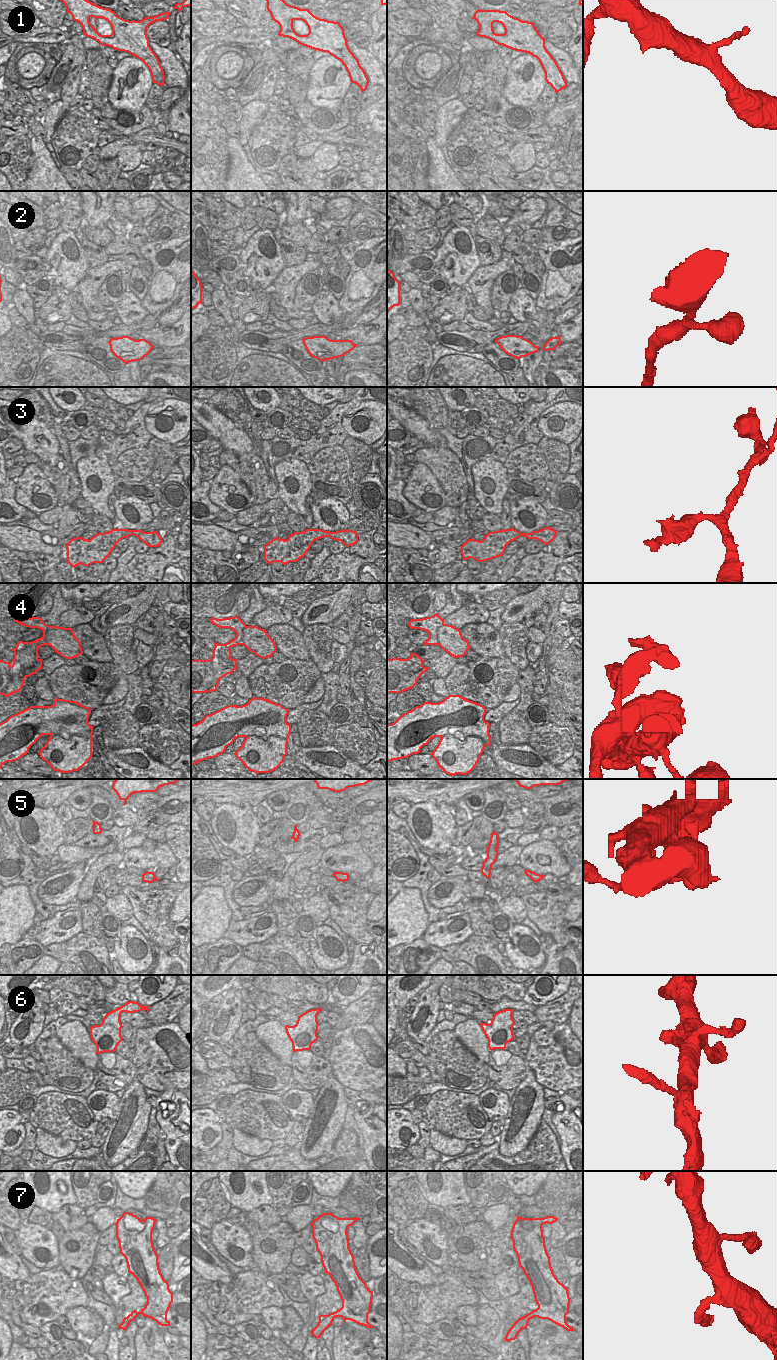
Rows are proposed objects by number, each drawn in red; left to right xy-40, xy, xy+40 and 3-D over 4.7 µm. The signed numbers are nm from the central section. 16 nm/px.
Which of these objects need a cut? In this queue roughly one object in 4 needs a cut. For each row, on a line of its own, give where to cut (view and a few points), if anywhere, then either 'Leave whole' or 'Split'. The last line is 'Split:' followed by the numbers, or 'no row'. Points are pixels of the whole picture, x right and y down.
1: No split. Leave whole
2: No split. Leave whole
3: No split. Leave whole
4: Split along xy+40 (441, 736), (461, 732), (479, 737), (484, 748). Split
5: No split. Leave whole
6: No split. Leave whole
7: No split. Leave whole
Split: 4

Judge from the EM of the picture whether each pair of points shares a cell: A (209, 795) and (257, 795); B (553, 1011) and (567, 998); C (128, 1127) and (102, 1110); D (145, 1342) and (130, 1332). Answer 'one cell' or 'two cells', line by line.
A: one cell
B: one cell
C: two cells
D: two cells

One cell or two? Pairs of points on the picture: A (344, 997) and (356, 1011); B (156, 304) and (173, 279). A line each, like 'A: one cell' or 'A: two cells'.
A: two cells
B: one cell

